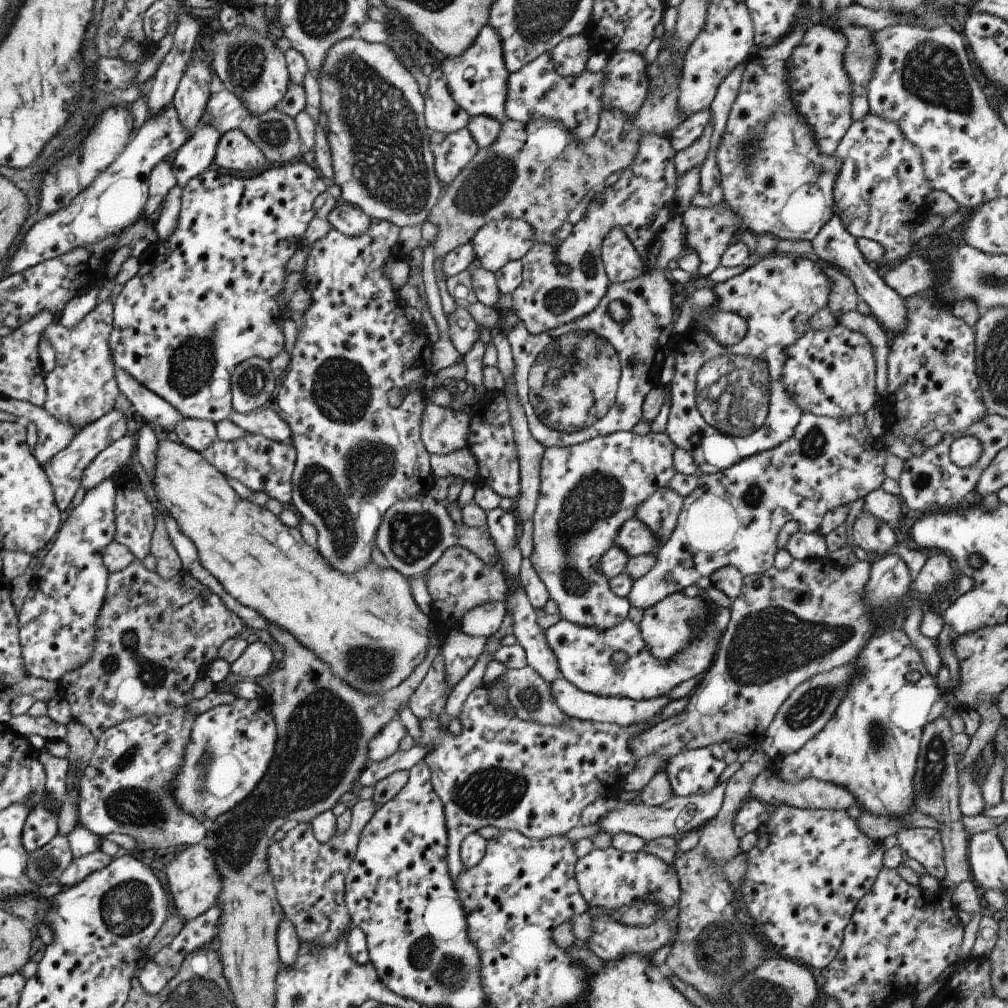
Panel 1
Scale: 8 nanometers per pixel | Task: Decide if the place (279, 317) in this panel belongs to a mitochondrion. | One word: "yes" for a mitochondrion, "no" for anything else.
no

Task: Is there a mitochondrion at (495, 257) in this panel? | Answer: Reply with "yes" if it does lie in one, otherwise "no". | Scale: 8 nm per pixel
no

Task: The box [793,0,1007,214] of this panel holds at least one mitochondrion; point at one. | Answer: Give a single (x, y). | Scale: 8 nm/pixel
(933, 73)

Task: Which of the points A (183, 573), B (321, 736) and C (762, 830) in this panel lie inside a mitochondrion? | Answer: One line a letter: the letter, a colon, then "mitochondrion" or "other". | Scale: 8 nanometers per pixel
A: other
B: mitochondrion
C: other

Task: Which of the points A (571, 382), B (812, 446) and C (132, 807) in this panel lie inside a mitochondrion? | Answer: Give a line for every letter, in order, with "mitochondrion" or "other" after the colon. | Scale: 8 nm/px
A: mitochondrion
B: mitochondrion
C: mitochondrion

